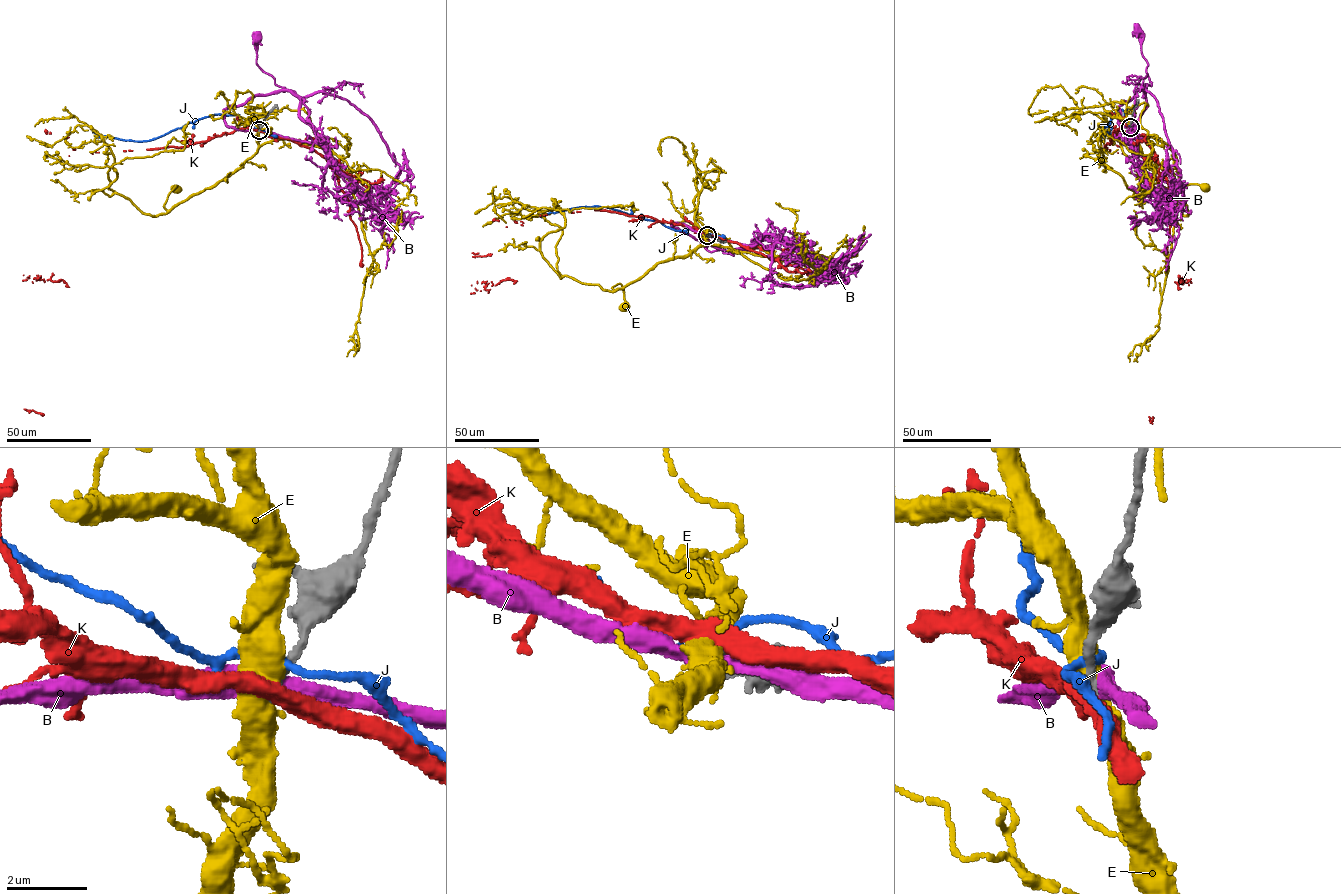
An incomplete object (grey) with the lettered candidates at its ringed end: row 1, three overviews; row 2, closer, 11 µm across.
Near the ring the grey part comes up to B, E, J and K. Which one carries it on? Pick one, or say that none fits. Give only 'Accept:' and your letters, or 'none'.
Accept: none

